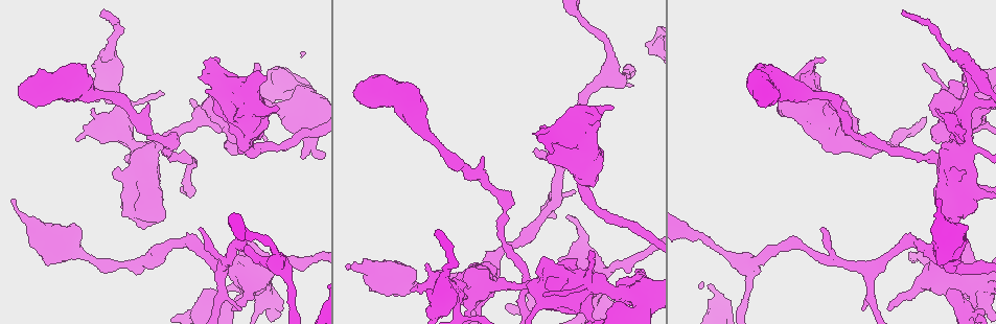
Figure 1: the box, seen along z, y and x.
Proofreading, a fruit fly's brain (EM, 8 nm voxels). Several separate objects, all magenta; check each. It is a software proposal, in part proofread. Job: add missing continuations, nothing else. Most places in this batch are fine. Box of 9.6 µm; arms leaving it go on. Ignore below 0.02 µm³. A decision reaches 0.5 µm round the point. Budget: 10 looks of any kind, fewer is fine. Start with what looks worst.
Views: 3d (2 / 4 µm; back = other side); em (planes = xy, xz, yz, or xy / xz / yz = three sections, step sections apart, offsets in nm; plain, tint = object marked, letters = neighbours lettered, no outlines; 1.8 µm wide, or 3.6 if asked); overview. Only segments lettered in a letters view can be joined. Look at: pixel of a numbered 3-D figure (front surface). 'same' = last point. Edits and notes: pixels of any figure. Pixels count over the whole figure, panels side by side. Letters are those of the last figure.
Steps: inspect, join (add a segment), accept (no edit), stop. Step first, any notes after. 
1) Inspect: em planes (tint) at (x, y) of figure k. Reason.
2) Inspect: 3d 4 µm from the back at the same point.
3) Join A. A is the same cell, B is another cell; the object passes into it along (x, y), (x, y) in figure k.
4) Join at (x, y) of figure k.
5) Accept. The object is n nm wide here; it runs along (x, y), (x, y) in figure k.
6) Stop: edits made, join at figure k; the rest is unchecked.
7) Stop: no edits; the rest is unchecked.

Inspect: 3d 4 µm at (828, 104) of figure 1. Free end.

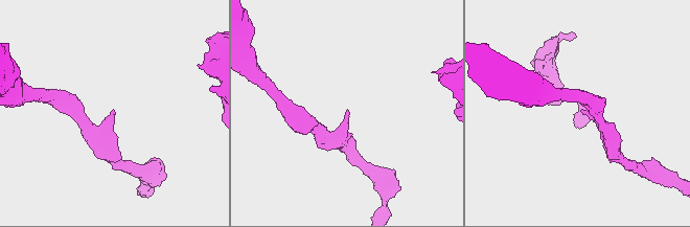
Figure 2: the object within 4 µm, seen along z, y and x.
Inspect: em xz step 4 (tint) at (113, 110) of figure 2.

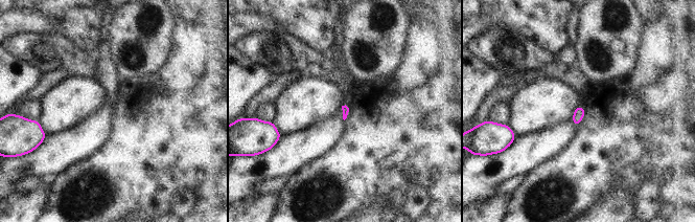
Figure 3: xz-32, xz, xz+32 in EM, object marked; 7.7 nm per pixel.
Inspect: em planes (letters) at the same point. Cut it another way.

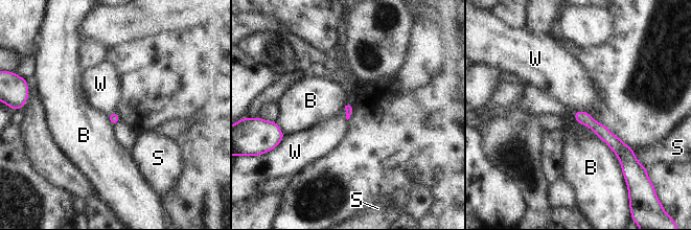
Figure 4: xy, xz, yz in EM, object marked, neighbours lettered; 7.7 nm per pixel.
Accept. B, S and W are other cells; a border runs along (344, 107), (347, 119) in figure 4; no lettered segment goes on from it.

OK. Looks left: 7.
Inspect: em xz step 8 (letters) at (537, 149) of figure 1. Thin end.

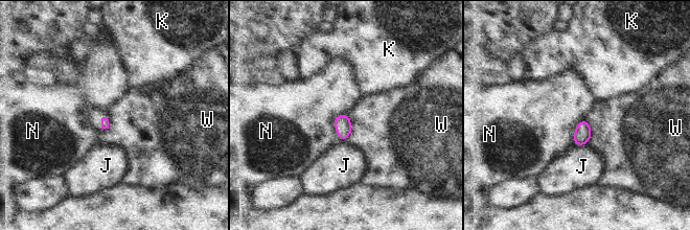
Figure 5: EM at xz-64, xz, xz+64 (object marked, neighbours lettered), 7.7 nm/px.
Inspect: em planes (letters) at the same point. Another direction.

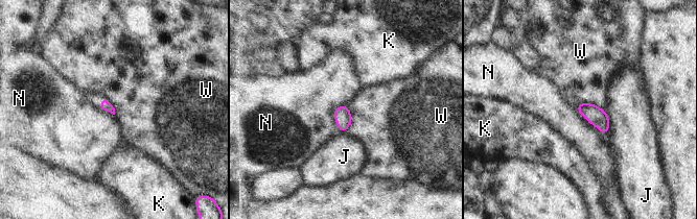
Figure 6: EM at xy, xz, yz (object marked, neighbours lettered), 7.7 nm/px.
Accept. J, K, N and W are other cells; a border runs along (576, 104), (595, 103), (604, 111) in figure 6; none of them fits.

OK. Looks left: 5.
Inspect: 3d 4 µm from the back at (923, 65) of figure 1. Branch stops here.

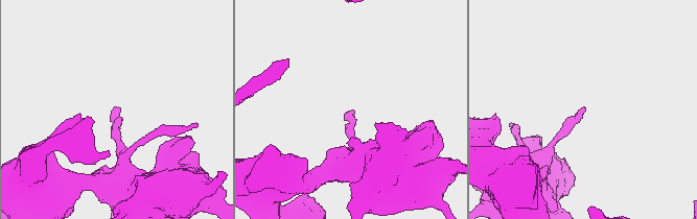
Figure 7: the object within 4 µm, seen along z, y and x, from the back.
Inspect: em 3.6 µm planes (letters) at (585, 110) of figure 7. Now the EM.

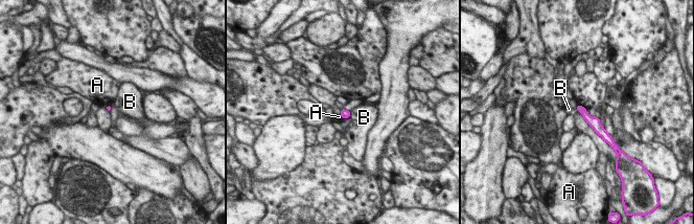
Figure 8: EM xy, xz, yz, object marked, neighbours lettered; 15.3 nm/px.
Accept. A and B are other cells; none of them fits.

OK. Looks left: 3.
Inspect: 3d 2 µm at (888, 309) of figure 1. An open end.

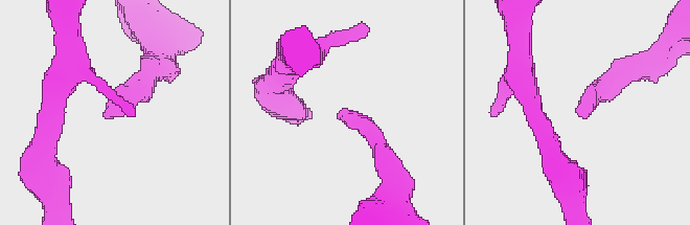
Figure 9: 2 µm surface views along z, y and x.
Inspect: em 3.6 µm xy step 16 (letters) at (584, 112) of figure 9. Need the tissue.

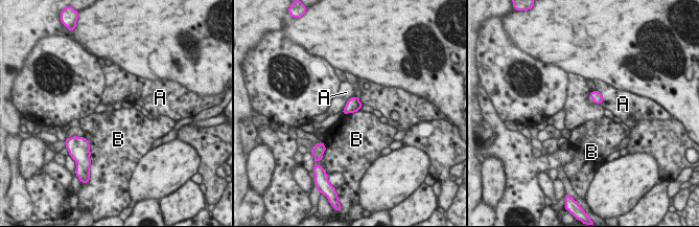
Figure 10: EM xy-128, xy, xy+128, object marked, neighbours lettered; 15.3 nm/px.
Accept. A and B are other cells; no lettered segment goes on from it.

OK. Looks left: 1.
Stop: no edits; the rest is unchecked.

